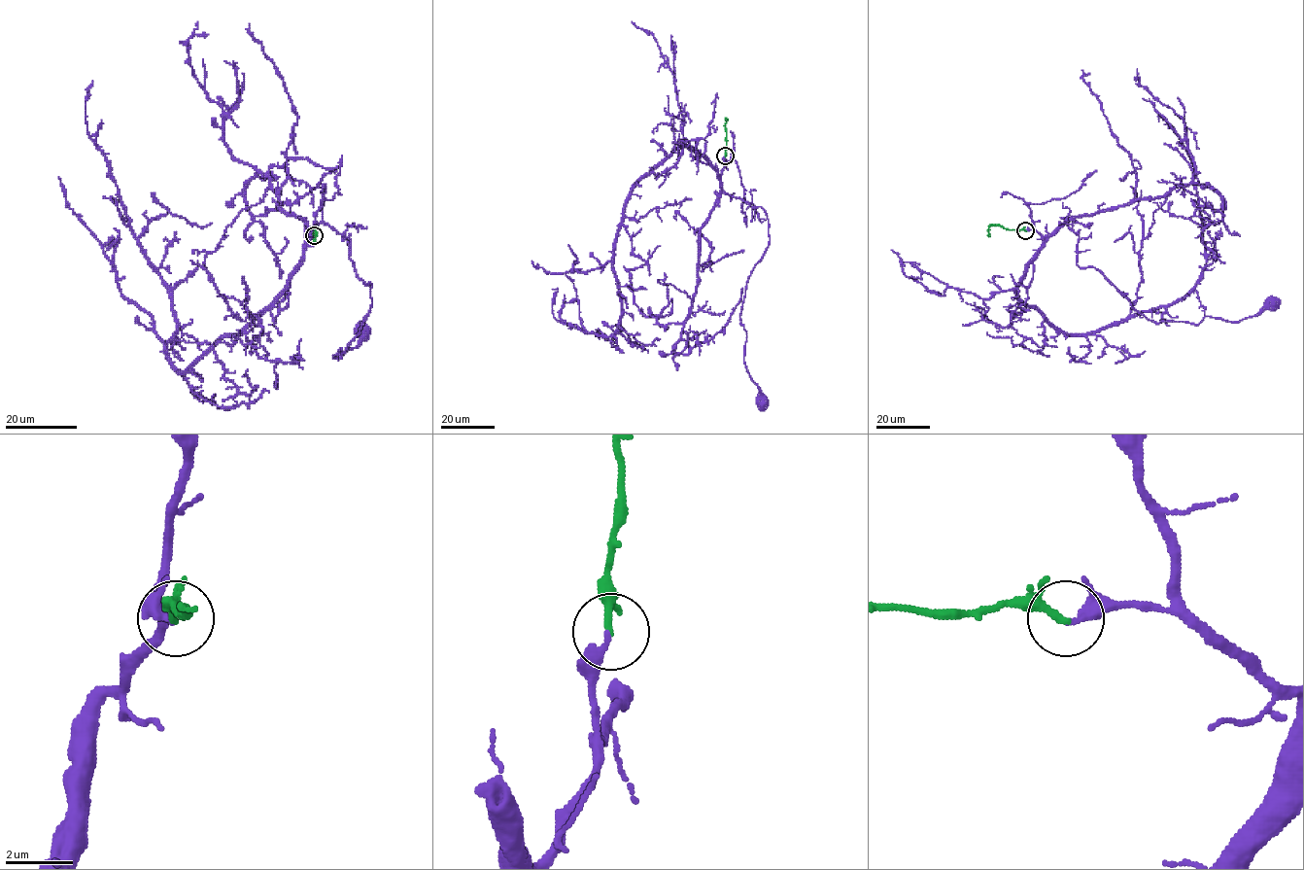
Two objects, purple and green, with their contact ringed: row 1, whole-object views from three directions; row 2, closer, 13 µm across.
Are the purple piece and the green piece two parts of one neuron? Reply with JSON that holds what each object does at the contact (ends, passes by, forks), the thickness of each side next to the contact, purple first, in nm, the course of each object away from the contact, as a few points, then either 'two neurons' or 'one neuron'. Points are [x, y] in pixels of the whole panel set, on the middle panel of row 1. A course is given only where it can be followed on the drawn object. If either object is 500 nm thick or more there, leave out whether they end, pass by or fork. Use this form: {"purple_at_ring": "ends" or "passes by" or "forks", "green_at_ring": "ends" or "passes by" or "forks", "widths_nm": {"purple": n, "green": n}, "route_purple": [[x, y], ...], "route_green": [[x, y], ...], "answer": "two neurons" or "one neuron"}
{"purple_at_ring": "ends", "green_at_ring": "ends", "widths_nm": {"purple": 280, "green": 220}, "route_purple": [[725, 156], [720, 188], [761, 207], [769, 221], [769, 243], [747, 279], [740, 321], [745, 367], [762, 402]], "route_green": [[725, 156], [727, 119], [725, 121]], "answer": "one neuron"}

